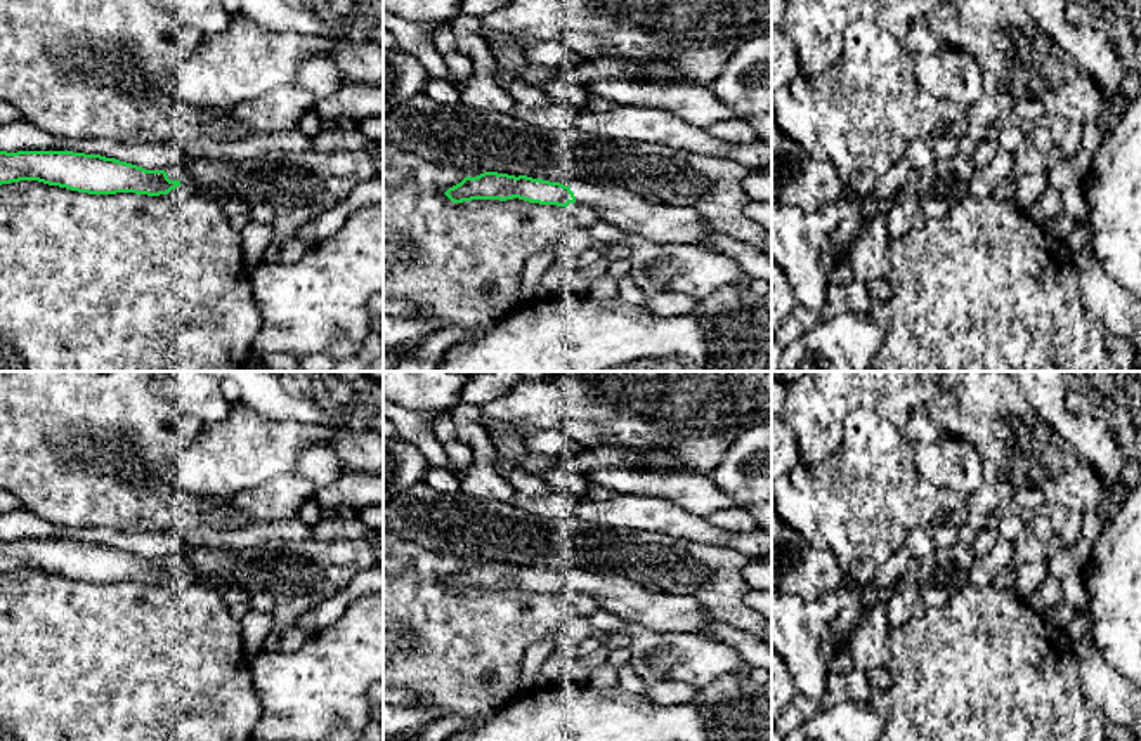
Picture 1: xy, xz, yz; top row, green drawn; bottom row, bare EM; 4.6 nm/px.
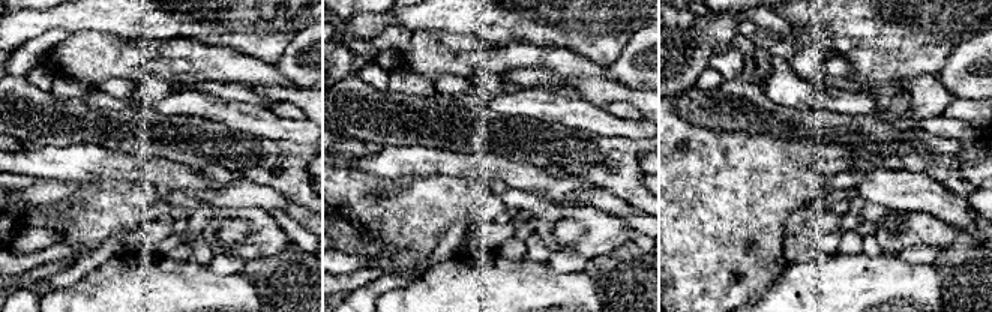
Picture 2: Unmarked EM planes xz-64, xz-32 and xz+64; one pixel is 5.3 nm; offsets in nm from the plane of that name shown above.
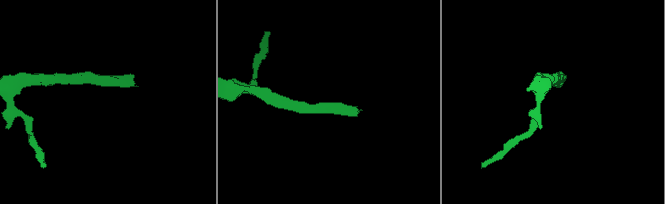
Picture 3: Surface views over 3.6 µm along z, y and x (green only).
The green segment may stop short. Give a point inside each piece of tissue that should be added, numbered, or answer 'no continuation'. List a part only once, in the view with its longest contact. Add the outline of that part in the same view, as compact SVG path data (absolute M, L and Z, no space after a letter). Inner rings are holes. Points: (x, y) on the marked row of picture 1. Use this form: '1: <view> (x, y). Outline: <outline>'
1: xz (656, 221). Outline: M560 180L576 196L569 208L588 207L598 219L626 233L655 243L692 243L709 248L706 233L713 229L694 208L649 201L619 186L600 186L588 180Z

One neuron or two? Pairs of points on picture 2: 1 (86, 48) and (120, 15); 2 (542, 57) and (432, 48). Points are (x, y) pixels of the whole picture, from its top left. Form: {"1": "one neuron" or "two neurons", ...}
{"1": "two neurons", "2": "one neuron"}

